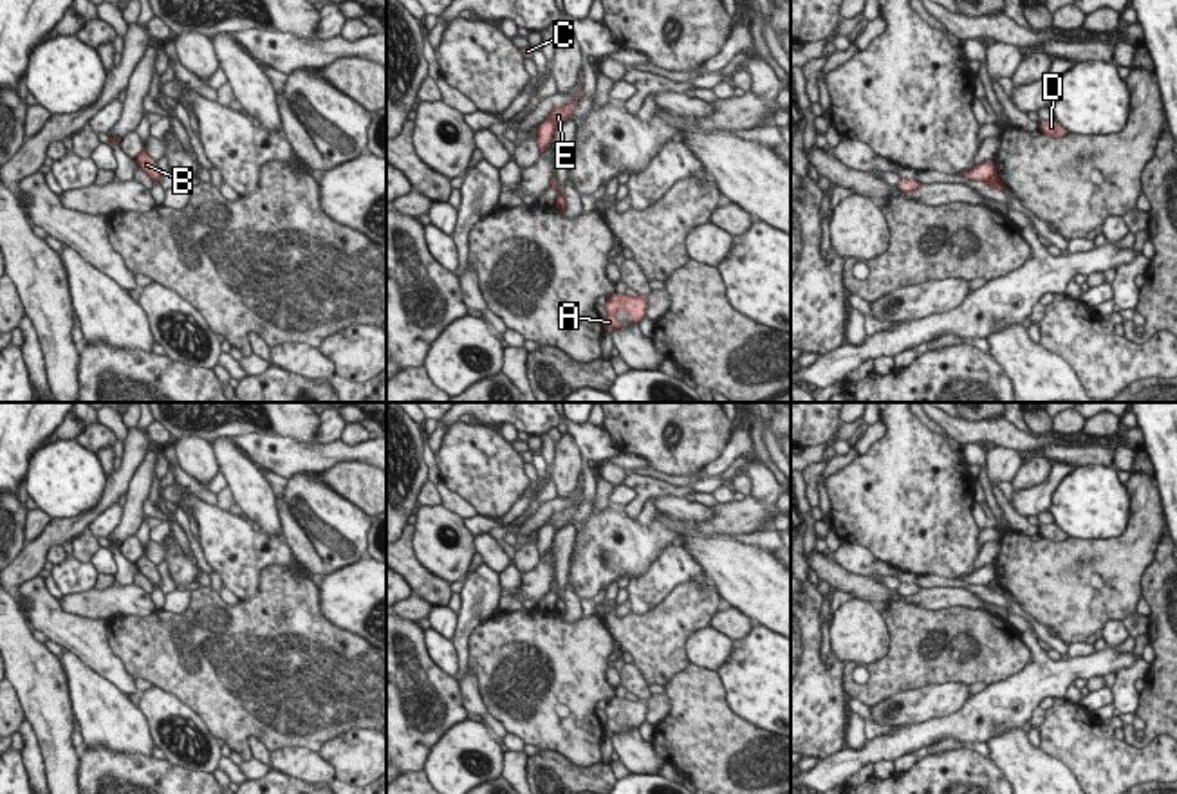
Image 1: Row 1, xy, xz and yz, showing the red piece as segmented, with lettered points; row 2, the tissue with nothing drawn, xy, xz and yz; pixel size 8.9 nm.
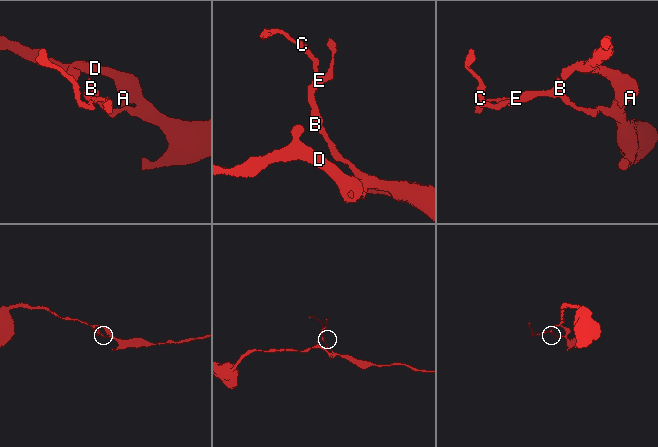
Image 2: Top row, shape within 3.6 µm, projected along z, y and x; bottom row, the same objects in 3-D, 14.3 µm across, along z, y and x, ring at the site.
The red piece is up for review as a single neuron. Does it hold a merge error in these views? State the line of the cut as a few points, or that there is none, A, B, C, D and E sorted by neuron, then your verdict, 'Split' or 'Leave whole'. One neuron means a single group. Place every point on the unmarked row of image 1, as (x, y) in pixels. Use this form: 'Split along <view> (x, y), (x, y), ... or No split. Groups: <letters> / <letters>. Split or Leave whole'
Split along yz (995, 578), (986, 585). Groups: A D / B C E. Split

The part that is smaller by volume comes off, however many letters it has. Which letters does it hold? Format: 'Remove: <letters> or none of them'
Remove: B, C, E

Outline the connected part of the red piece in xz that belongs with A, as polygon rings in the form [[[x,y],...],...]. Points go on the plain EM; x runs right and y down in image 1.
[[[616,697],[607,700],[607,724],[603,725],[603,736],[612,736],[614,733],[621,733],[621,725],[616,724],[616,716],[619,713],[628,716],[628,722],[634,727],[639,727],[646,720],[648,702],[634,700],[630,697],[617,700]]]

